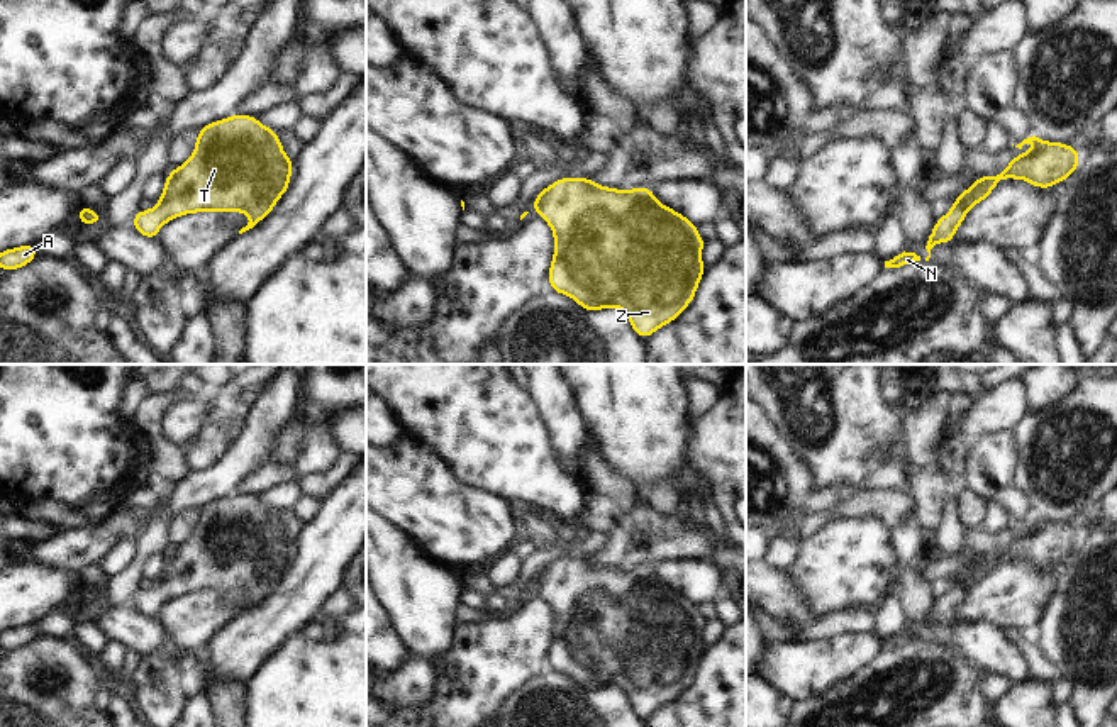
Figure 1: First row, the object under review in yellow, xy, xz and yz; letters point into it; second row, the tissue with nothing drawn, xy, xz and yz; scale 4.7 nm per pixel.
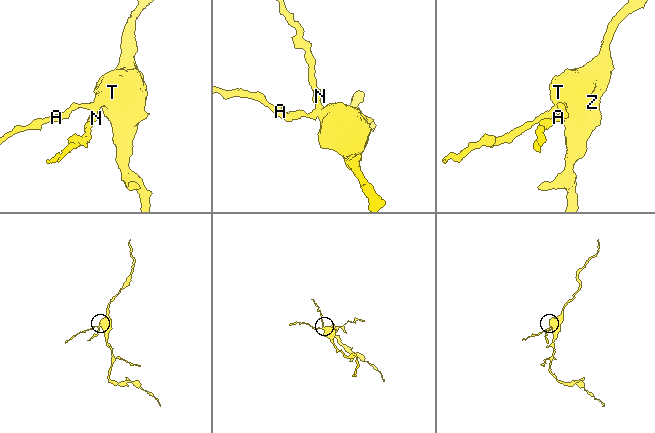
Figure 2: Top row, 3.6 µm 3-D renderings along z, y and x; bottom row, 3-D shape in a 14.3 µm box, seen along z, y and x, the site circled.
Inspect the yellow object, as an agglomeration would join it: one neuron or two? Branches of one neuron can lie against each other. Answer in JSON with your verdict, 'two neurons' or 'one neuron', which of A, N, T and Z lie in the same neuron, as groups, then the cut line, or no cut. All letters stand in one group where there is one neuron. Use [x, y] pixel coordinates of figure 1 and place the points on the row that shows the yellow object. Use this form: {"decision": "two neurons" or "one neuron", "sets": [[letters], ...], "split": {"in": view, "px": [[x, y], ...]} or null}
{"decision": "one neuron", "sets": [["A", "N", "T", "Z"]], "split": null}

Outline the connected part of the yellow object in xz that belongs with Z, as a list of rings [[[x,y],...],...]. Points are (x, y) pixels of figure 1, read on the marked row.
[[[563,176],[541,190],[532,208],[554,236],[549,291],[571,297],[586,312],[619,307],[642,341],[693,302],[707,269],[700,258],[707,241],[695,222],[663,205],[651,186],[624,191],[597,185],[590,176]]]

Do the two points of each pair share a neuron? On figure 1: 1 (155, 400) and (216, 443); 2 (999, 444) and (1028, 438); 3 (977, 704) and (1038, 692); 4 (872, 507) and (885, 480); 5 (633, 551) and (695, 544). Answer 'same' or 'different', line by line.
1: different
2: different
3: different
4: different
5: same

